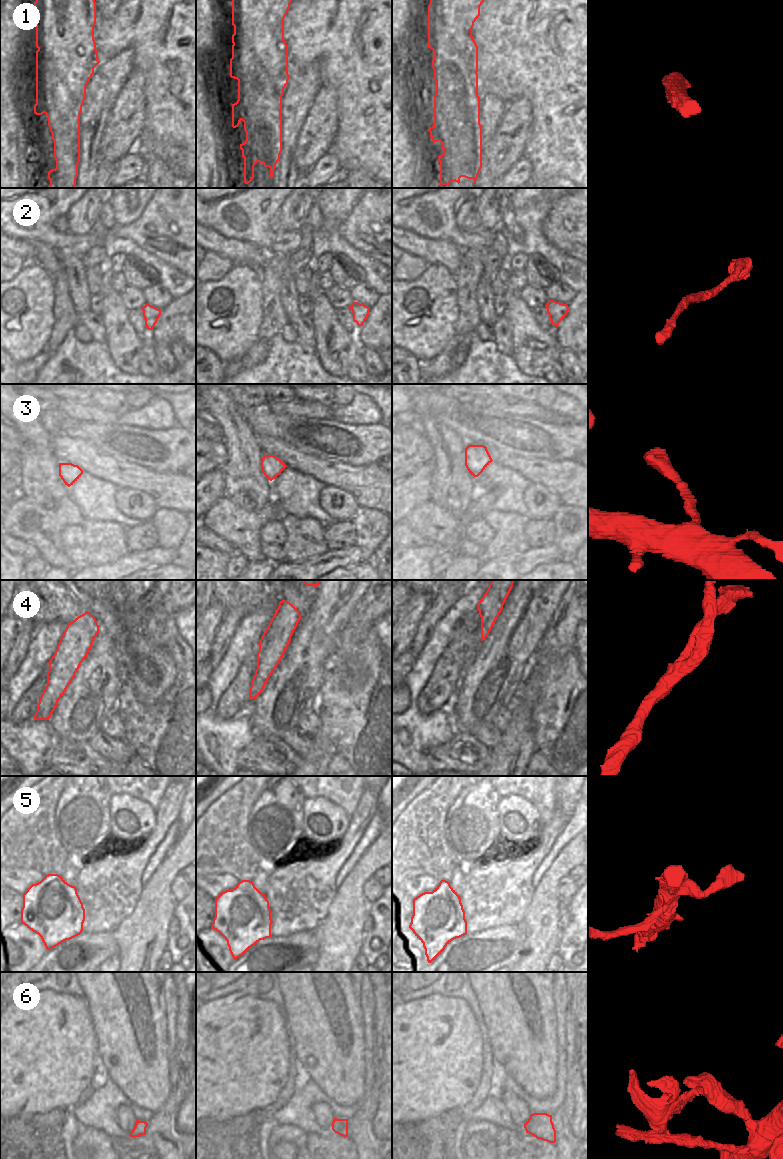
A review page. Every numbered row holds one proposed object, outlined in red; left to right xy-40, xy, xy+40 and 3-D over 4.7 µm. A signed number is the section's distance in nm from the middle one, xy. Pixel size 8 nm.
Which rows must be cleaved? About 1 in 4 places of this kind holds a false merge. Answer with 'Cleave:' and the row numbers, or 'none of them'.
Cleave: 1, 6.

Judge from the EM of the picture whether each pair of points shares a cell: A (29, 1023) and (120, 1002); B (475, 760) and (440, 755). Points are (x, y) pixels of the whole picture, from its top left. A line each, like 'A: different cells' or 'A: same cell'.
A: different cells
B: same cell

